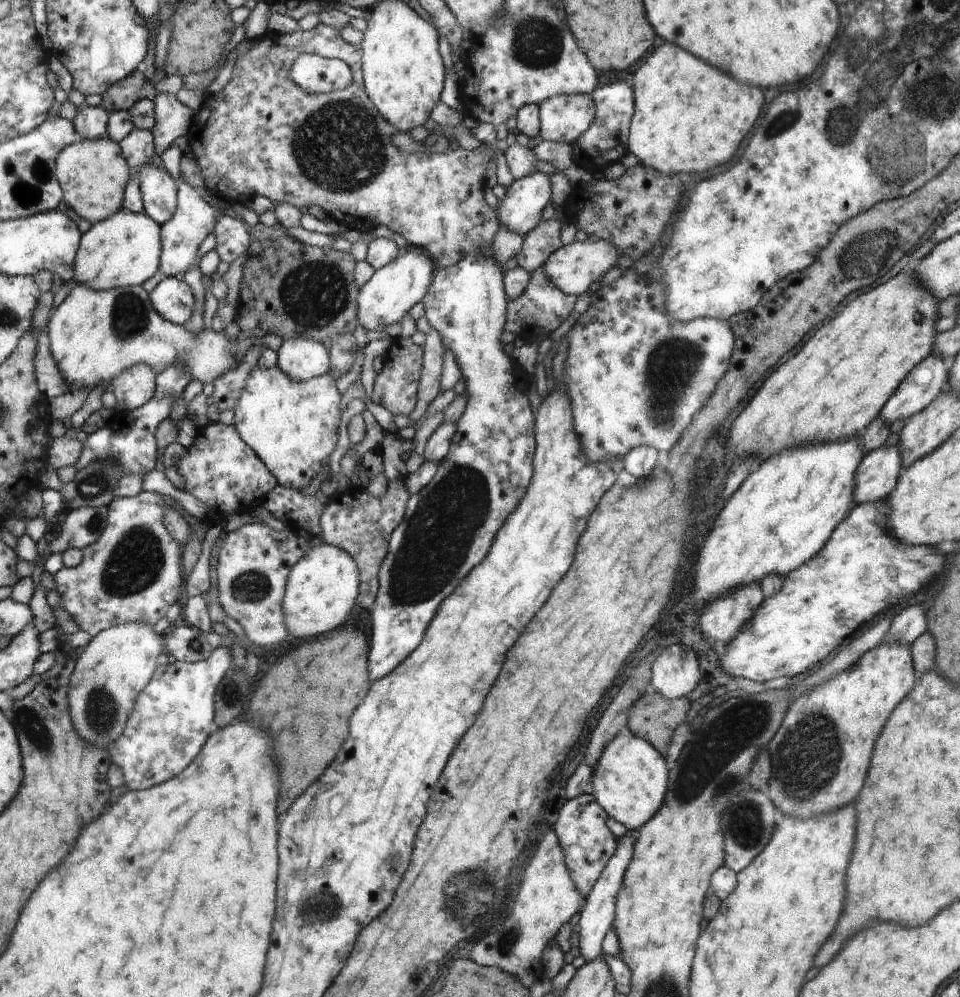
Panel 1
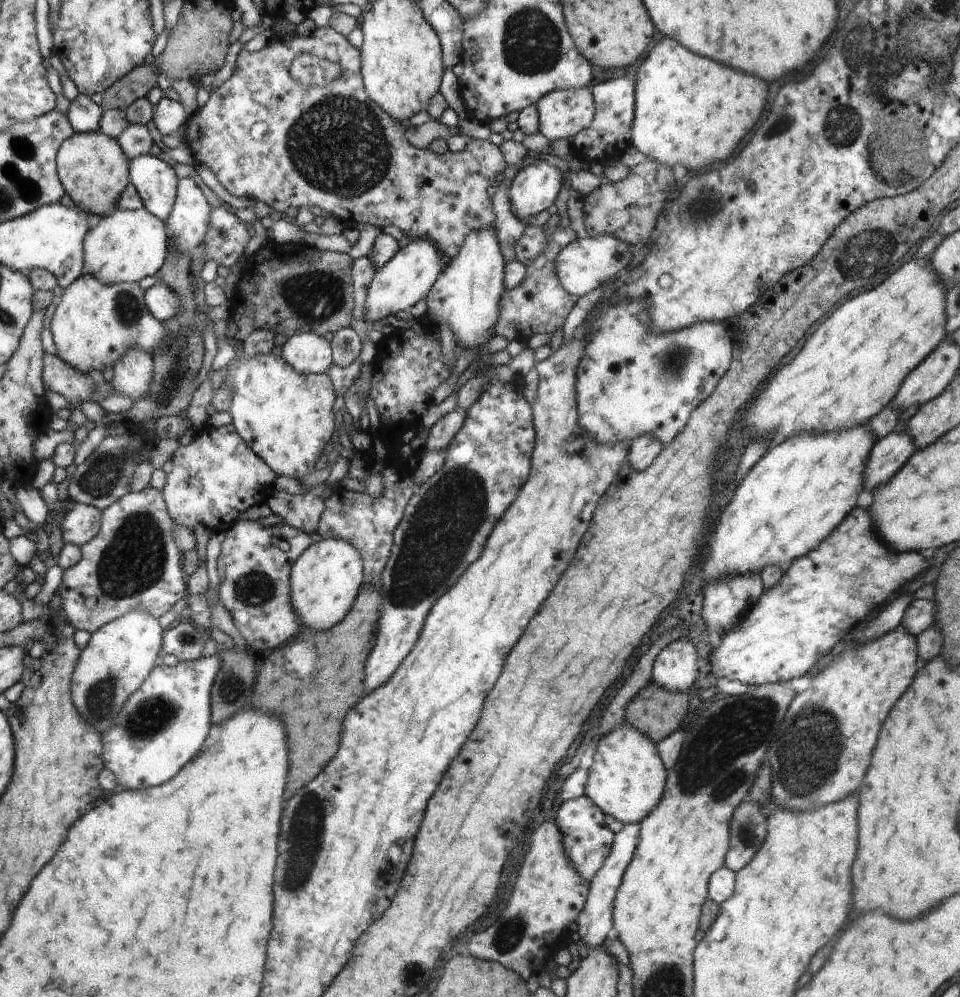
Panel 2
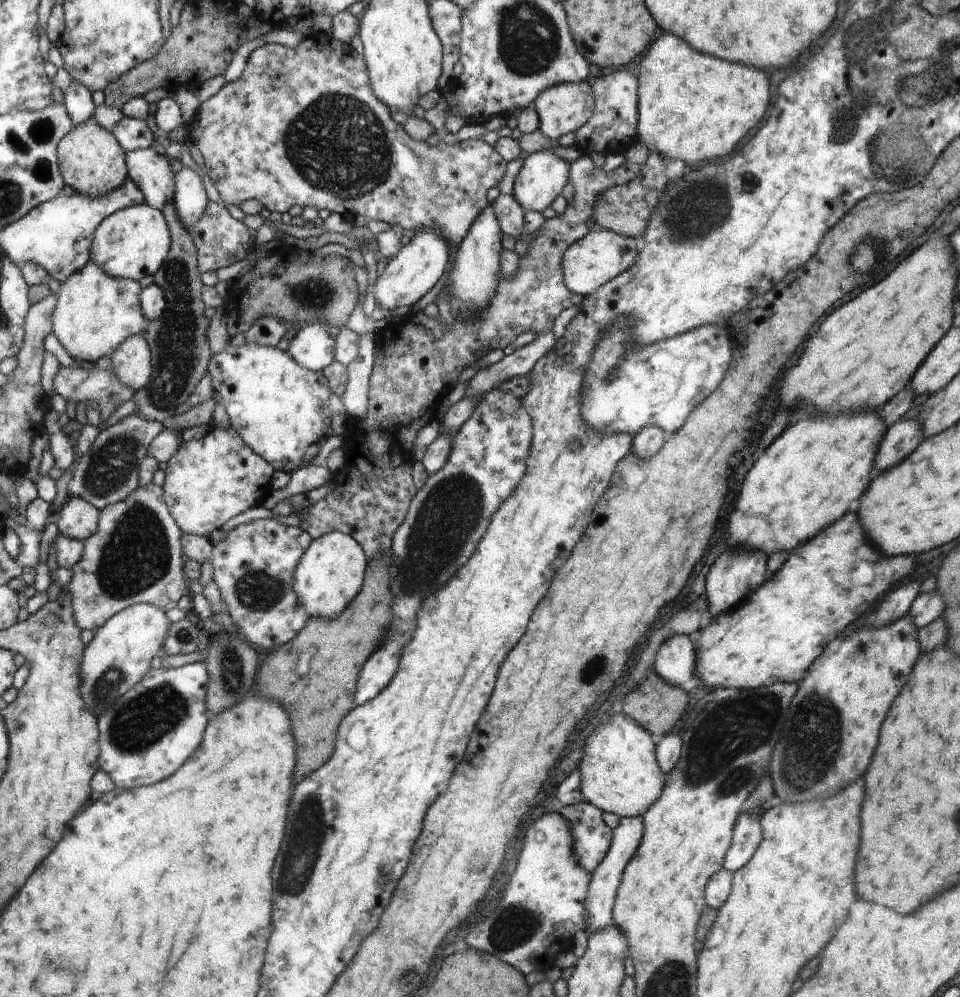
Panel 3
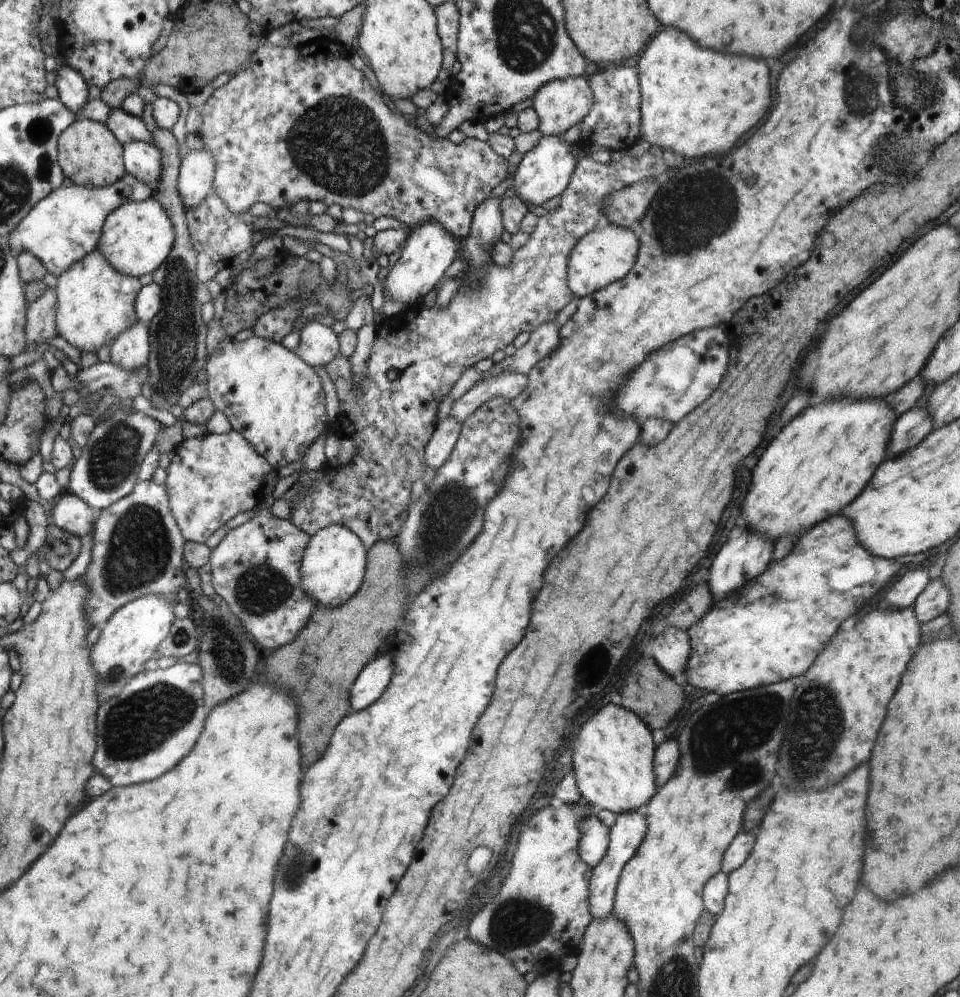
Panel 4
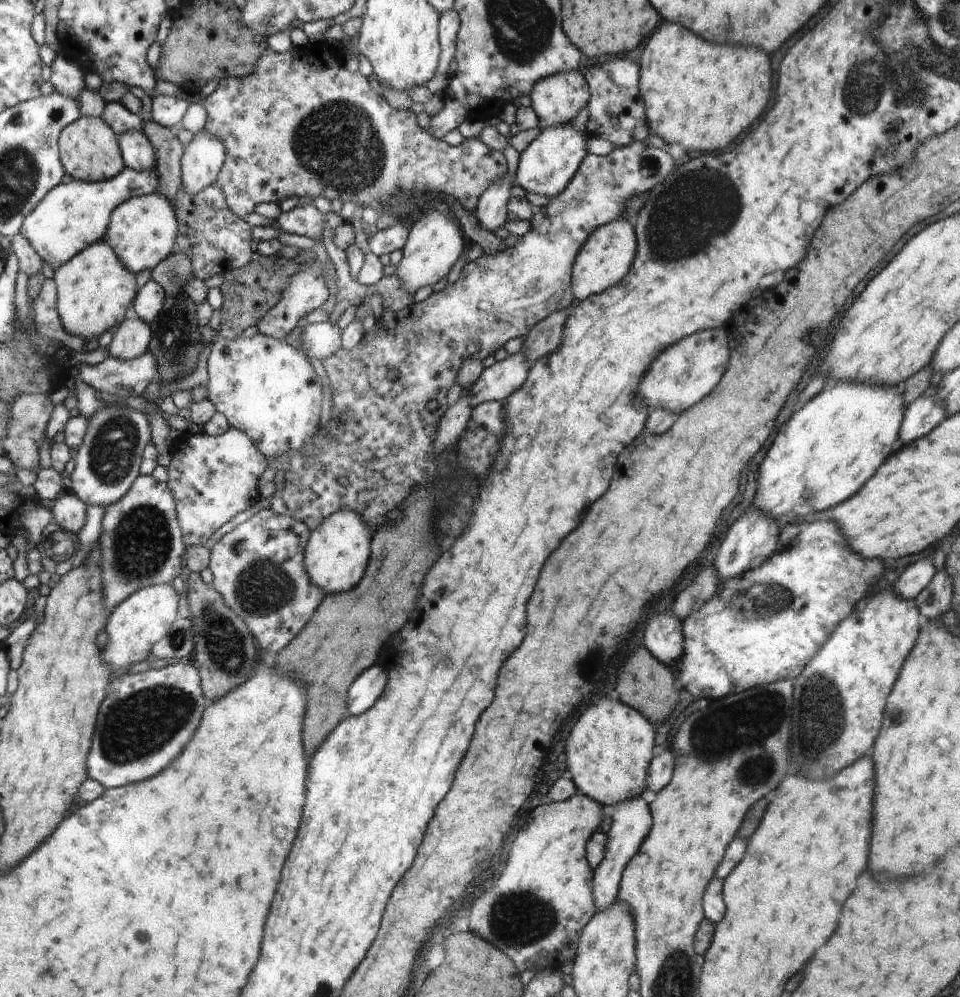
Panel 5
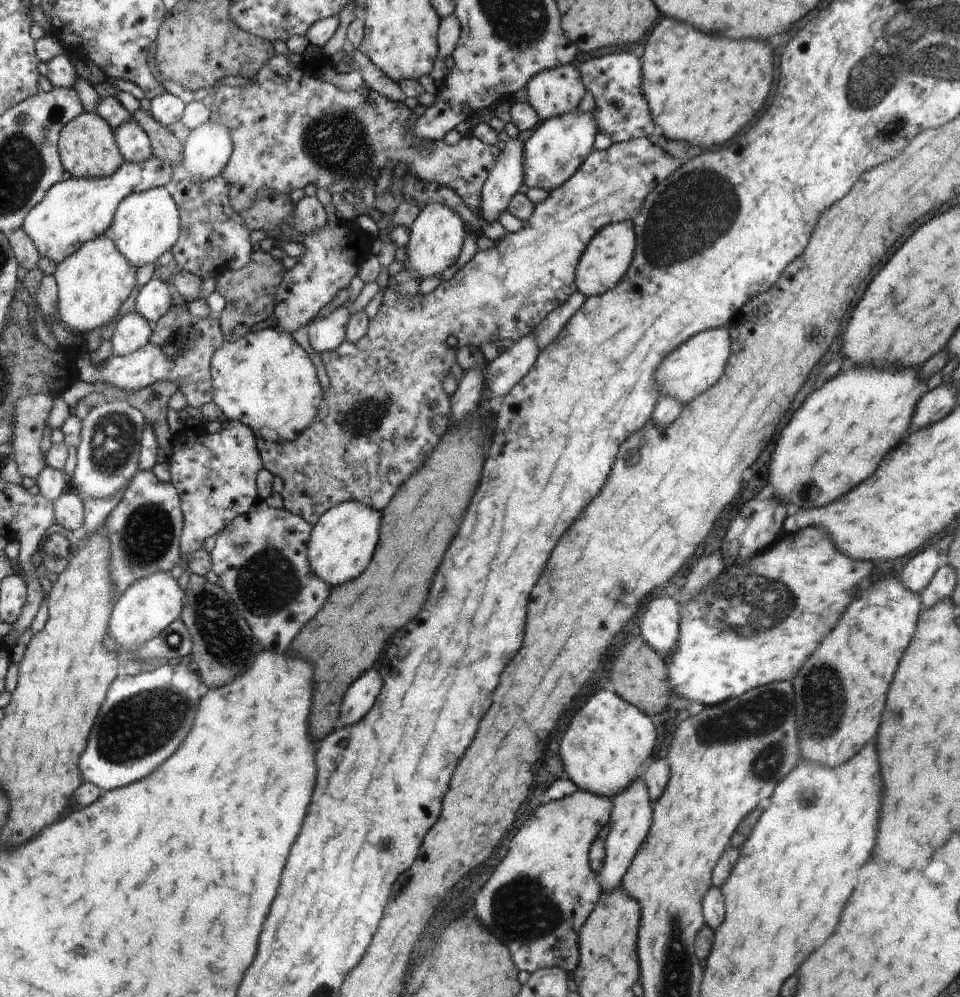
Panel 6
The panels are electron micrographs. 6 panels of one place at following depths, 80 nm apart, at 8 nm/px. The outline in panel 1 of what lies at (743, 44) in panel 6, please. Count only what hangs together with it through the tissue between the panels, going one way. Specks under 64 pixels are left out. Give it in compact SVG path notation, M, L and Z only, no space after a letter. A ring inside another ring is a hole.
M668 42L658 46L646 58L646 62L634 72L633 82L634 106L627 150L638 158L642 166L653 168L668 176L678 175L680 172L686 172L686 174L708 172L714 166L726 164L736 154L740 142L754 126L764 104L764 92L760 88L738 84L730 76L720 74L718 70L706 66L702 60L696 60L696 56ZM686 96L694 98L696 104L686 102Z

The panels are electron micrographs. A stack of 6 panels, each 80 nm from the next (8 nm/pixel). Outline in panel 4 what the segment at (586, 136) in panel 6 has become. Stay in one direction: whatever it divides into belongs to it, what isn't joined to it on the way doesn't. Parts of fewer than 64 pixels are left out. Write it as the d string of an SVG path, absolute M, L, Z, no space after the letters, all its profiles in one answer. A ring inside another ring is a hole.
M542 136L538 144L524 154L513 174L512 186L515 188L515 194L528 204L542 206L550 198L560 196L569 187L578 160L573 153L573 146L564 136Z

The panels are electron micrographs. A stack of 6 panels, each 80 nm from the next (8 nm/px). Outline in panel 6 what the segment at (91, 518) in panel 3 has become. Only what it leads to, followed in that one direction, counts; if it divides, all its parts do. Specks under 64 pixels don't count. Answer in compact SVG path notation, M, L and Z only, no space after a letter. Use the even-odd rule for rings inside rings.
M69 487L53 502L53 505L56 523L69 531L80 533L85 517L85 508L80 496Z

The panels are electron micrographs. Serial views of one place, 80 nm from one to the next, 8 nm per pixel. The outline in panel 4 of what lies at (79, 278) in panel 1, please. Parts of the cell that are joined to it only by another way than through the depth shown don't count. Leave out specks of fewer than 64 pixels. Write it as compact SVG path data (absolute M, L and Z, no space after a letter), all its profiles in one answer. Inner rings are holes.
M156 198L123 204L105 220L102 238L96 250L104 253L112 266L130 276L142 276L157 270L169 258L176 242L174 228L166 209Z

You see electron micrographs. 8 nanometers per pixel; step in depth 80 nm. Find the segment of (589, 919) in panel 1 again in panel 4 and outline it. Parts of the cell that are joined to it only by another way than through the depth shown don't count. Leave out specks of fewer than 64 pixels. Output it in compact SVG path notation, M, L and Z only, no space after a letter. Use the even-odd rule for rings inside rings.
M643 810L618 813L615 824L609 830L609 847L604 858L593 868L589 883L589 908L594 919L602 920L613 915L619 876L624 865L636 854L647 831L647 820Z

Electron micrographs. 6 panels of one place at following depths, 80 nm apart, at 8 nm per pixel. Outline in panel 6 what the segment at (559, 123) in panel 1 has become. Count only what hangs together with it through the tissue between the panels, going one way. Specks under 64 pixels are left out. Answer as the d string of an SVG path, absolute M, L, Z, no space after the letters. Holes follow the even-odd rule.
M560 65L529 80L528 103L544 122L576 109L586 94L584 85L582 80L578 84L578 70L574 66Z

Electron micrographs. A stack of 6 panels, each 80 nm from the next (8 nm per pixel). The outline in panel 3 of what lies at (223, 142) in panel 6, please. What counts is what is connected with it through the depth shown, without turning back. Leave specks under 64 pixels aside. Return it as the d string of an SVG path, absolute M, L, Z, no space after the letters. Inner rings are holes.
M183 167L175 174L173 207L179 221L190 234L190 229L202 218L207 204L206 189L202 178L192 169Z

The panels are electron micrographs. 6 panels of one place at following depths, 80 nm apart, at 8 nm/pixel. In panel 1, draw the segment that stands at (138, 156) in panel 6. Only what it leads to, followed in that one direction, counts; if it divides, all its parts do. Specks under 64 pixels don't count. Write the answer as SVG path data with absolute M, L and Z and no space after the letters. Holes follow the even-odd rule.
M151 161L134 170L132 176L139 178L145 213L159 225L168 222L177 207L176 180L162 166L155 168Z

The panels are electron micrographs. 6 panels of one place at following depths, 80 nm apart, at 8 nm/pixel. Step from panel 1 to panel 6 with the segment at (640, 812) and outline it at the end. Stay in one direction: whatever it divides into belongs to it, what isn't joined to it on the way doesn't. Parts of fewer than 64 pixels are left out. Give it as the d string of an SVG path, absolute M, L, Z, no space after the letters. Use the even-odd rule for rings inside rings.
M600 690L574 716L560 742L560 758L579 789L612 798L640 778L640 765L652 757L654 744L655 727L648 715L616 693Z

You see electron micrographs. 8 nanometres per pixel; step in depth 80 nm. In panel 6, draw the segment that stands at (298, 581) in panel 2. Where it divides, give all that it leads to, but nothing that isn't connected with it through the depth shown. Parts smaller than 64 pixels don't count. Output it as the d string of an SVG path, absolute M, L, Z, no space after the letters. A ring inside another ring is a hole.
M344 501L326 511L313 525L309 560L313 573L332 588L358 579L372 560L380 536L381 512L358 501Z

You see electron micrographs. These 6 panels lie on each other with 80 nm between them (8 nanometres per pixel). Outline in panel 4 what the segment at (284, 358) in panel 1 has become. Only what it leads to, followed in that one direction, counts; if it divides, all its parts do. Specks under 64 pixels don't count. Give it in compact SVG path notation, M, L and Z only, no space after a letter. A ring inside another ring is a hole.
M310 319L300 330L298 356L314 368L326 366L337 358L340 352L340 340L332 328Z

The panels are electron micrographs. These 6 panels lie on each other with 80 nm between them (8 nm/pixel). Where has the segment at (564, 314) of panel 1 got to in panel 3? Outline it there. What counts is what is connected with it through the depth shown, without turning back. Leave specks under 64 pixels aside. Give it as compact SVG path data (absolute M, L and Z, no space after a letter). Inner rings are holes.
M580 154L578 160L569 164L569 182L576 190L574 201L568 204L566 211L545 220L545 223L537 231L536 238L532 241L530 250L519 257L519 269L517 275L509 281L502 275L501 284L489 305L489 308L478 317L474 316L468 321L462 321L457 315L455 322L449 330L446 330L439 319L430 319L424 312L412 312L410 309L403 314L388 317L378 326L377 339L375 341L375 354L373 359L373 371L369 386L369 413L365 419L358 419L350 429L350 449L347 455L342 457L344 469L331 474L330 481L336 485L332 493L325 496L319 502L312 504L307 510L307 519L301 520L301 529L305 529L314 539L332 531L338 531L350 535L357 540L365 551L369 561L380 559L383 555L392 552L393 536L398 526L406 518L408 504L416 495L416 488L412 482L412 442L422 426L429 424L434 418L439 405L450 394L456 383L463 379L470 371L471 364L484 357L490 350L503 349L512 343L523 332L549 333L552 331L554 320L570 306L580 306L583 296L570 292L565 285L565 273L562 272L562 259L566 250L578 239L581 239L590 230L593 218L593 208L596 206L596 198L607 188L630 182L637 175L642 164L633 164L624 161L609 173L597 168L592 163L590 156ZM360 476L368 476L370 483L367 488L360 485Z

